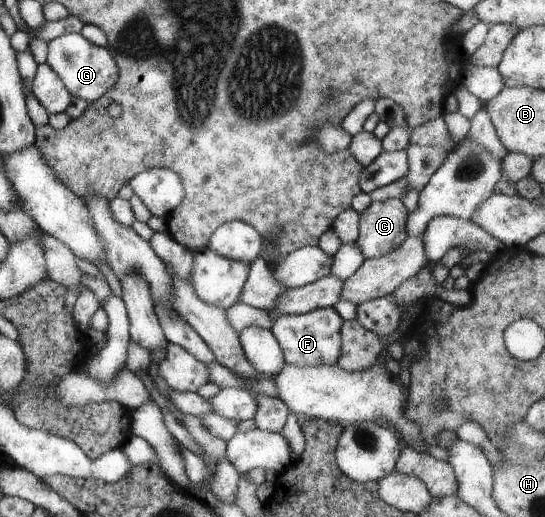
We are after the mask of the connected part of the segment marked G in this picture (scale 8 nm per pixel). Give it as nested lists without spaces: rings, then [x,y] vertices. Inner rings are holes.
[[[66,33],[46,44],[45,63],[62,81],[70,97],[85,100],[88,104],[93,103],[117,83],[118,67],[105,47],[91,44],[78,33]]]

